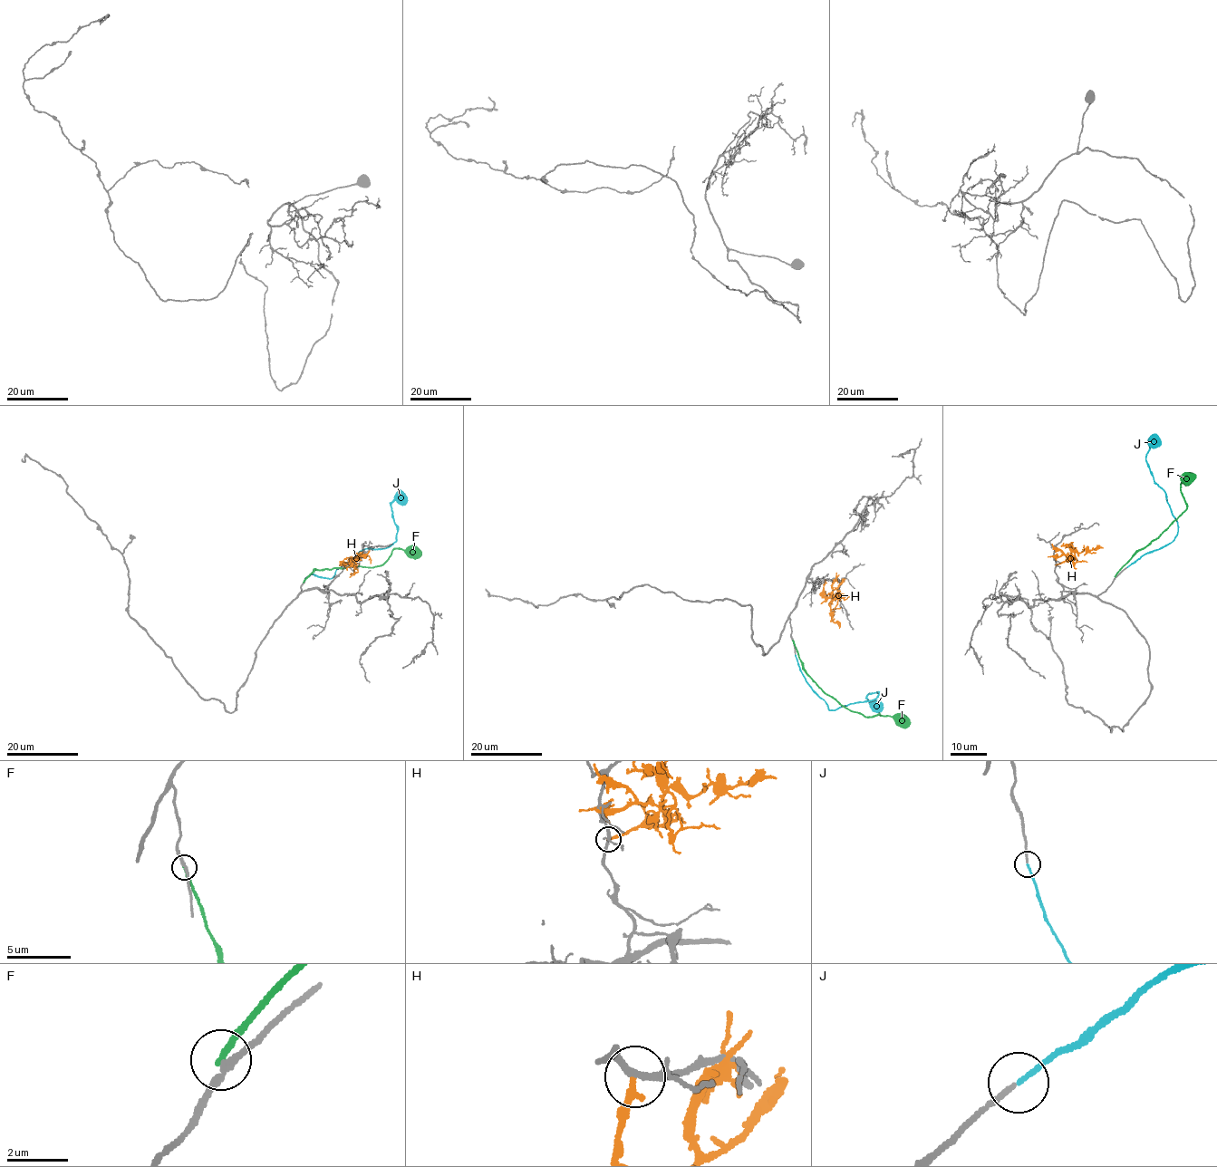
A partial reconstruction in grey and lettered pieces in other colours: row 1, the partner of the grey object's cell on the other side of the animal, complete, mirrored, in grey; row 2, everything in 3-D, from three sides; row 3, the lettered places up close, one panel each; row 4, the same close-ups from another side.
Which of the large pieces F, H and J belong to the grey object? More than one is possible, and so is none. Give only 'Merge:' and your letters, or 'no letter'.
Merge: J

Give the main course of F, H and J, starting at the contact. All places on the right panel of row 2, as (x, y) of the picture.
F: (1115, 576), (1139, 550), (1158, 536), (1186, 509), (1181, 484), (1190, 476), (1192, 477)
H: (1056, 564), (1070, 561), (1073, 552), (1103, 548)
J: (1127, 567), (1172, 542), (1178, 532), (1165, 493), (1145, 460), (1156, 438)

